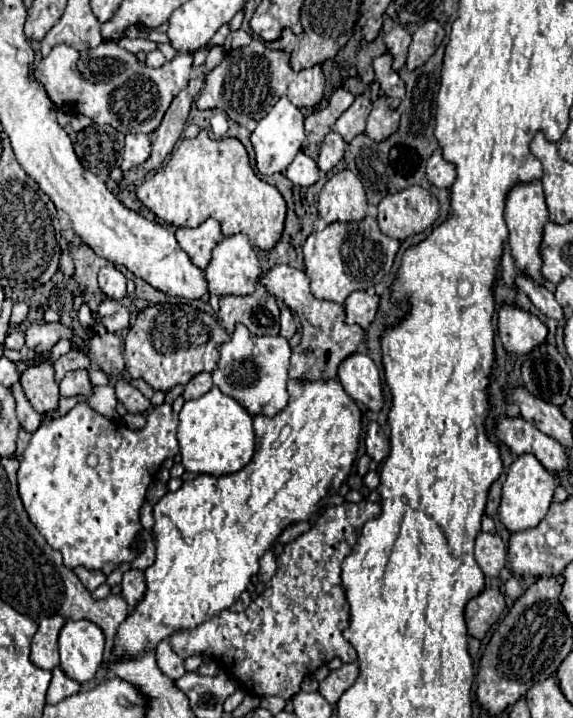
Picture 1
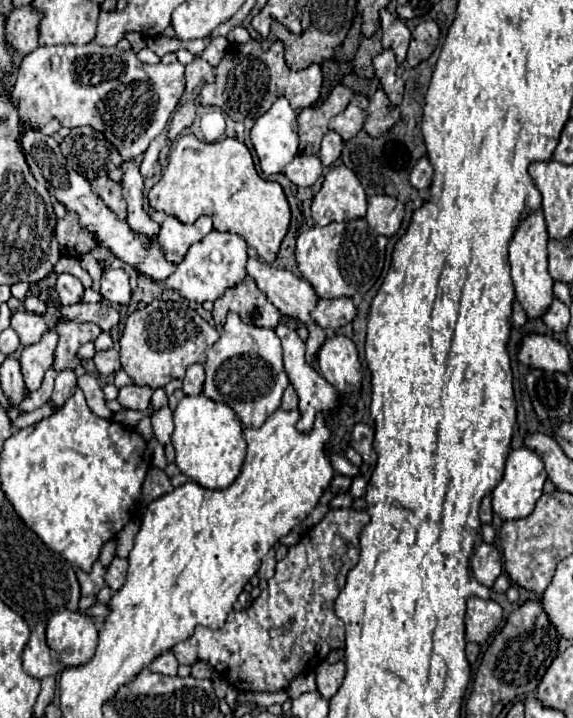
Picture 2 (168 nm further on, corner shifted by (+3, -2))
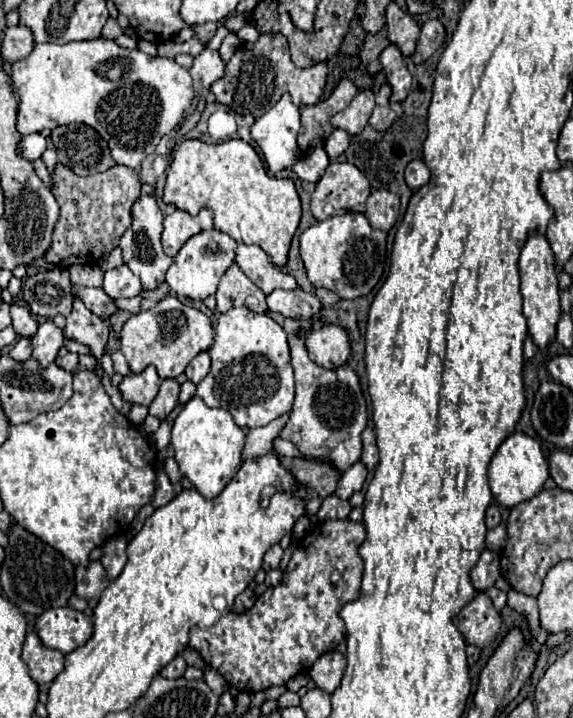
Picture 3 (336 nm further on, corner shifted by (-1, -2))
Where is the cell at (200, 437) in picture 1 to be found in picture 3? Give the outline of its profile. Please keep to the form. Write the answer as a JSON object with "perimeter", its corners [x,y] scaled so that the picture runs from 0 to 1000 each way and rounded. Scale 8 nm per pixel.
{"perimeter":[[[337,552],[305,582],[298,618],[305,624],[305,641],[316,660],[326,663],[358,694],[375,694],[407,669],[421,649],[428,599],[410,591],[407,579],[396,571],[365,568],[351,554]]]}

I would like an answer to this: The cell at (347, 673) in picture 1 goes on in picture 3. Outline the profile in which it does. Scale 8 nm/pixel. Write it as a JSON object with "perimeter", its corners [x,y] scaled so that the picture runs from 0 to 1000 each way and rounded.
{"perimeter":[[[578,905],[571,911],[564,911],[543,930],[543,947],[567,964],[581,967],[588,961],[588,955],[595,953],[599,936],[602,936],[606,919],[599,911],[592,911],[588,905]]]}

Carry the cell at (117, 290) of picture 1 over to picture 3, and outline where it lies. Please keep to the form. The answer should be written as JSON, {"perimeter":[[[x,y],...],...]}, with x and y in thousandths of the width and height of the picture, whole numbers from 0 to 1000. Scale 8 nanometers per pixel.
{"perimeter":[[[215,368],[183,379],[180,404],[194,415],[232,415],[246,407],[246,396],[243,387]]]}

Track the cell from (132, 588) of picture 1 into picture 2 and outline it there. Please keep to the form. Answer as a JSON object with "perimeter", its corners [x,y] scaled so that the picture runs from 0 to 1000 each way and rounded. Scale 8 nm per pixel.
{"perimeter":[[[201,774],[201,780],[190,786],[187,799],[183,799],[187,816],[190,816],[197,825],[208,822],[208,819],[215,816],[215,811],[218,811],[218,802],[222,802],[222,780]]]}

